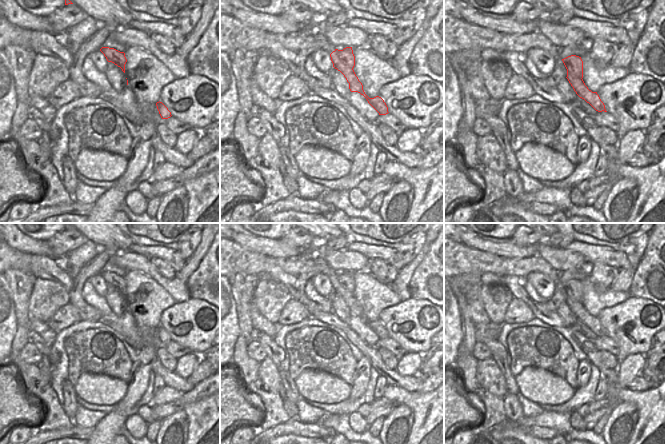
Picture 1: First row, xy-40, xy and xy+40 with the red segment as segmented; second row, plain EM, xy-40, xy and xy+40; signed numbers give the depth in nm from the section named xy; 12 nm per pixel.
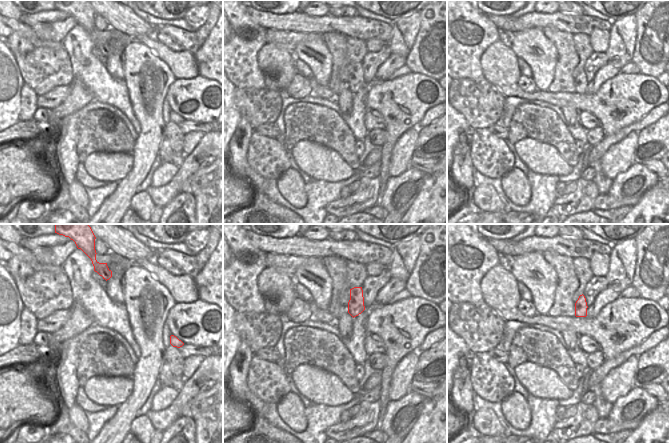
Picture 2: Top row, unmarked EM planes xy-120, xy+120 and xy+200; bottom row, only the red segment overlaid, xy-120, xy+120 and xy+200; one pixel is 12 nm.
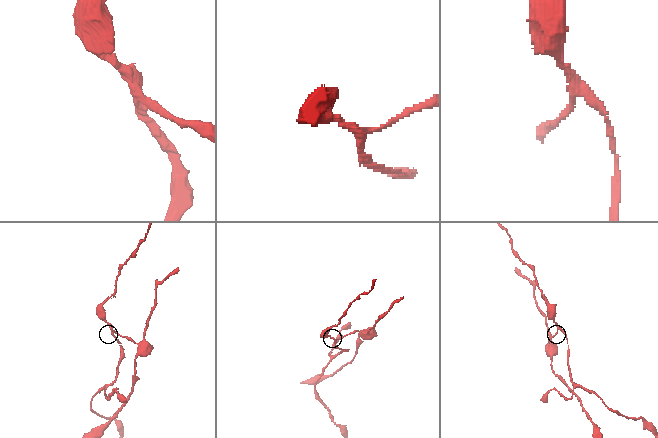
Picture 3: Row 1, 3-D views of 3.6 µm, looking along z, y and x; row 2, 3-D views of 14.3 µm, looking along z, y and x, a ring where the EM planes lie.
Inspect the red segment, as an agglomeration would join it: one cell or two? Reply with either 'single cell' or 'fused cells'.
fused cells

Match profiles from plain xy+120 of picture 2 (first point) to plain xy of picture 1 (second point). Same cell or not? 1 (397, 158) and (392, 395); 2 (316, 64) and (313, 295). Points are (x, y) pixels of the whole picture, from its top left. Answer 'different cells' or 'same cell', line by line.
1: different cells
2: different cells

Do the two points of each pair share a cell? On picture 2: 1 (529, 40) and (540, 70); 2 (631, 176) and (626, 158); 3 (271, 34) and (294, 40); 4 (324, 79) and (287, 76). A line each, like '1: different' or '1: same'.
1: same
2: different
3: same
4: different

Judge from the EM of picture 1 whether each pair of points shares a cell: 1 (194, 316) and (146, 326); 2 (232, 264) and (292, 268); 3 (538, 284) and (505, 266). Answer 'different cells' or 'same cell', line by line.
1: different cells
2: same cell
3: different cells

